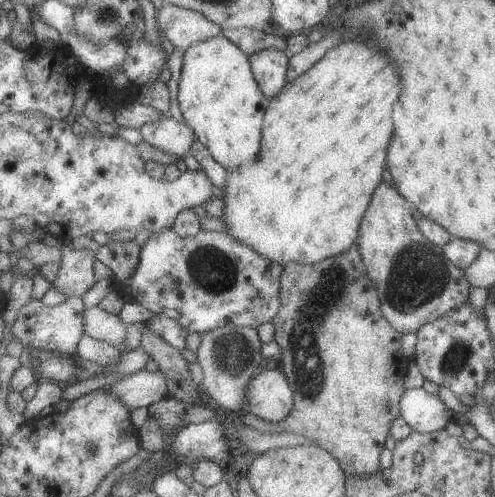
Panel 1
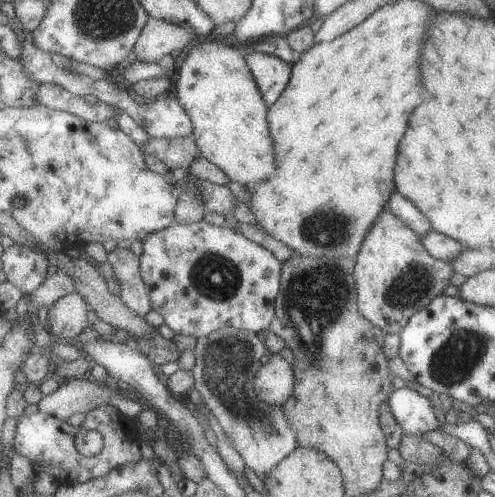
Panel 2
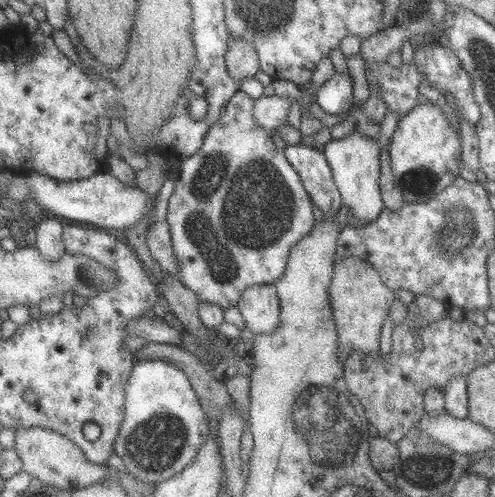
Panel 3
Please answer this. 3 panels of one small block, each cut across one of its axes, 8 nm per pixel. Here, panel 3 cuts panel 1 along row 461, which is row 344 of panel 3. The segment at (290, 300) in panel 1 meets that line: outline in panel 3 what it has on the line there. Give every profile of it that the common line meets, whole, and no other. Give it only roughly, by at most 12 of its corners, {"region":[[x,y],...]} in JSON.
{"region":[[371,262],[335,263],[343,355],[377,353],[396,291]]}

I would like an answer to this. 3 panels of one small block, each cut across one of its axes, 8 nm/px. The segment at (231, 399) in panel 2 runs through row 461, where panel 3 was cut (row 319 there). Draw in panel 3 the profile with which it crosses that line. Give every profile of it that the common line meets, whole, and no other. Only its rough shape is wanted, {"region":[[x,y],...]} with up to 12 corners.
{"region":[[275,283],[247,287],[237,307],[254,335],[281,326]]}

